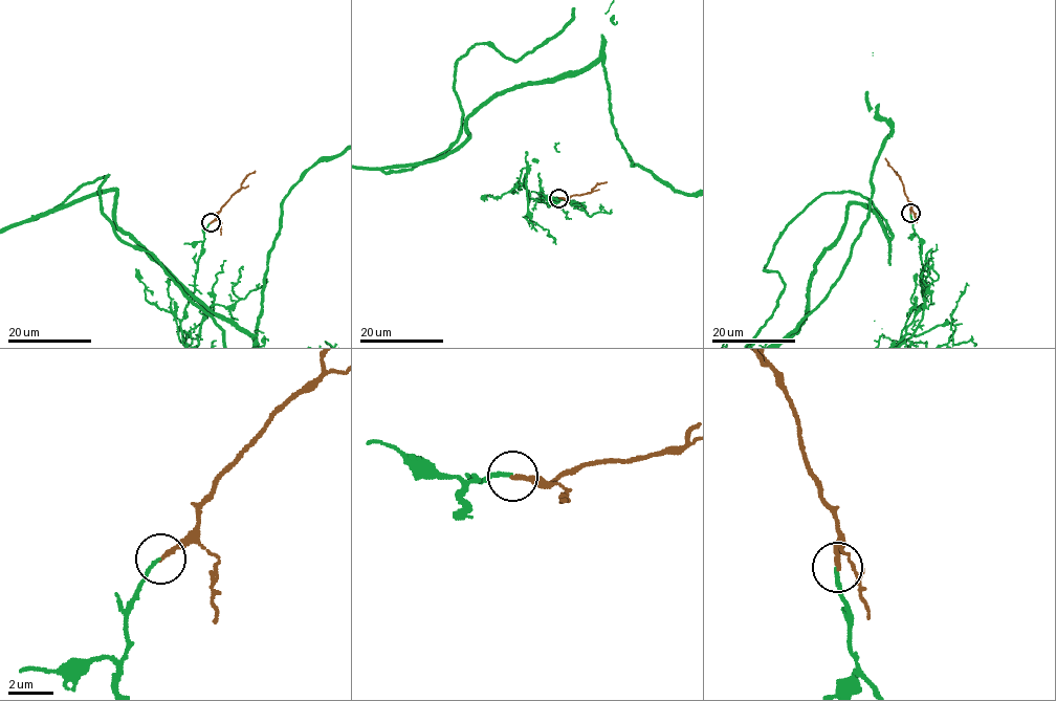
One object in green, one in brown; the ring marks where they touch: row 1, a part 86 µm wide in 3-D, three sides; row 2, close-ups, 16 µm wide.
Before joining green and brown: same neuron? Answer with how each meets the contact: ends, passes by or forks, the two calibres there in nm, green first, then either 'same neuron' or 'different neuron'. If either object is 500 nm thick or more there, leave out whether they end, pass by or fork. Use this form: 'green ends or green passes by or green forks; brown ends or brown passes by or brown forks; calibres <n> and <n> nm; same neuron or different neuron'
green ends; brown ends; calibres 140 and 190 nm; same neuron

